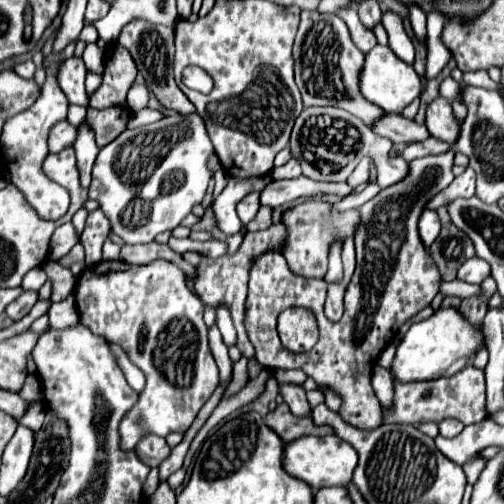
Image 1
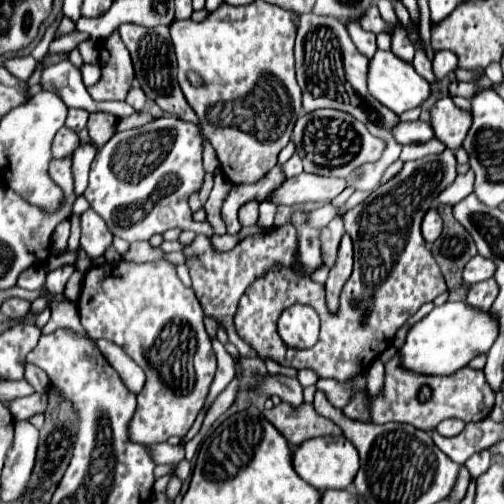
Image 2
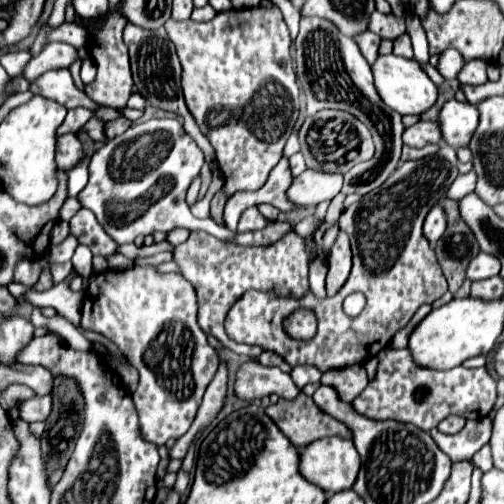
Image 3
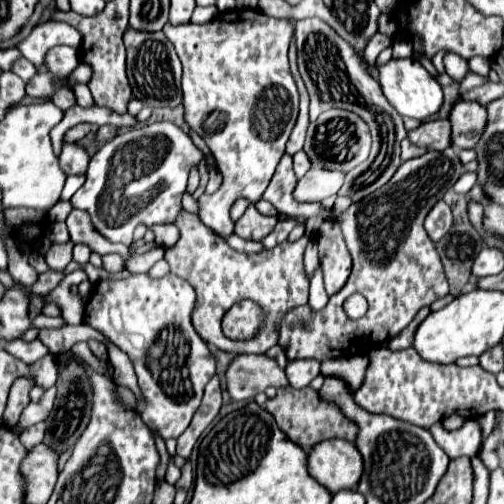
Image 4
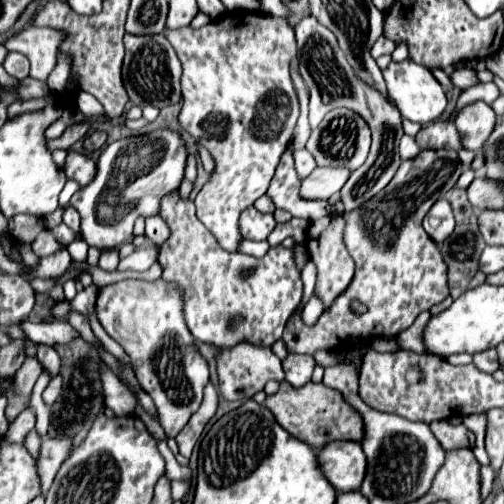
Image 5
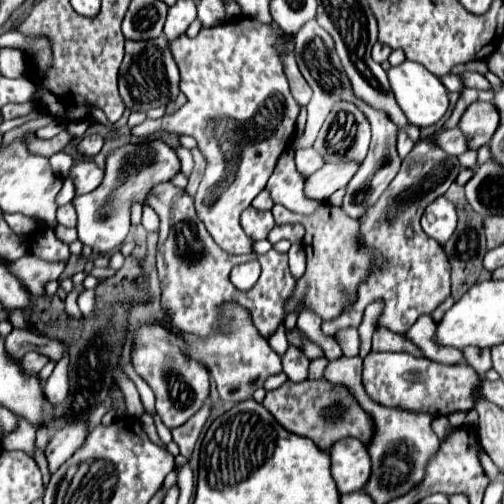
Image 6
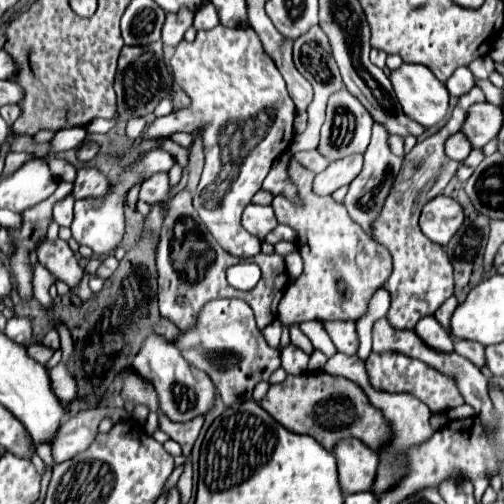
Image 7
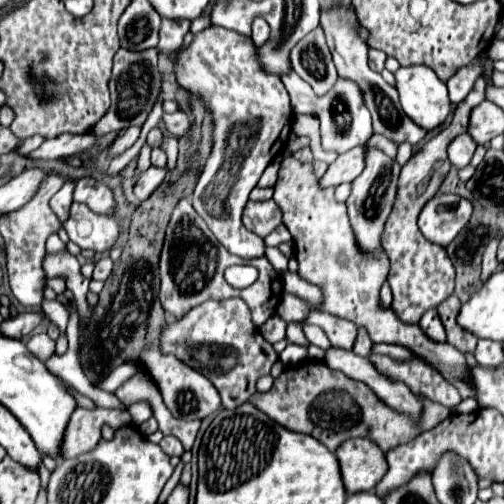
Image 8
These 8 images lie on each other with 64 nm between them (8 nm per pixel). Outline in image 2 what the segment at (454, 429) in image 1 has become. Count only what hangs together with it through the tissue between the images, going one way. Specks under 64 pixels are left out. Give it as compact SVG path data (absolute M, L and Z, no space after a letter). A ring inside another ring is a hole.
M448 418L448 420L442 420L440 424L438 424L438 432L442 434L442 436L456 436L458 432L462 432L464 430L464 426L466 426L466 422L464 420L458 420L458 418Z

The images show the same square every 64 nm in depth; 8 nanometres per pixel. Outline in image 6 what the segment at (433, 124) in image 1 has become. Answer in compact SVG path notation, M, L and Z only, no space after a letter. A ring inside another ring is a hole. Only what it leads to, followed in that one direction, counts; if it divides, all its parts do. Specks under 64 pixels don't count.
M474 102L462 114L458 128L464 132L468 146L478 150L480 146L492 140L492 134L496 132L498 124L500 124L500 114L492 102Z

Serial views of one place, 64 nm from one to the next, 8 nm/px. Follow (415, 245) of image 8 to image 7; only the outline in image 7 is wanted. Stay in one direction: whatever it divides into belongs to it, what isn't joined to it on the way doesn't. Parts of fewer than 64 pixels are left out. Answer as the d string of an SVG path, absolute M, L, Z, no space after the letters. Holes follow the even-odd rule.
M474 86L466 96L460 98L446 126L434 136L426 138L424 142L418 142L412 148L412 152L404 158L402 170L386 200L382 218L376 222L374 240L384 244L390 250L392 260L394 260L394 270L390 278L386 280L384 288L390 292L391 298L390 310L386 318L396 328L414 328L422 316L434 314L440 308L440 304L448 300L454 292L452 264L448 260L448 254L444 252L442 246L432 244L420 232L418 216L424 204L430 202L434 196L438 196L444 190L444 186L450 182L450 178L454 176L458 164L454 160L448 160L448 156L444 154L444 144L454 132L462 130L468 108L478 102L484 102L484 92L478 86Z

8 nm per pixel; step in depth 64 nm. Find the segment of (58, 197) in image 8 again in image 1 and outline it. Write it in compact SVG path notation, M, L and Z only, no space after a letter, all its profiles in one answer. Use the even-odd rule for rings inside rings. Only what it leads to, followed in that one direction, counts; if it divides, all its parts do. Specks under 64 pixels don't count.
M100 210L90 212L86 218L84 232L80 236L80 242L86 250L86 266L98 264L102 260L102 244L108 238L108 234L110 234L108 218Z

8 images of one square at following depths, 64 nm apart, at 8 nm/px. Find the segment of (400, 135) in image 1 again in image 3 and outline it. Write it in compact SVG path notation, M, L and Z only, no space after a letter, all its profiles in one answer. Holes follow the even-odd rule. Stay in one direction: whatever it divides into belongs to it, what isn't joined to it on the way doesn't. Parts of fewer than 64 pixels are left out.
M420 120L418 124L414 124L414 126L404 130L404 142L408 146L412 146L412 148L422 148L424 144L438 144L438 146L442 146L444 144L442 126L440 126L440 122Z

